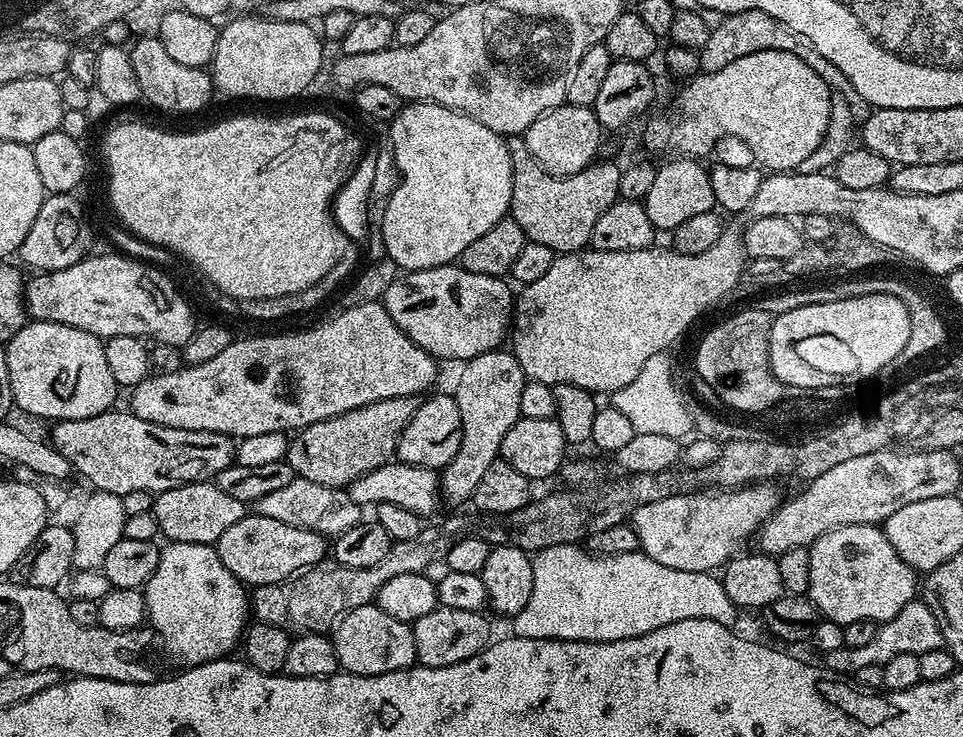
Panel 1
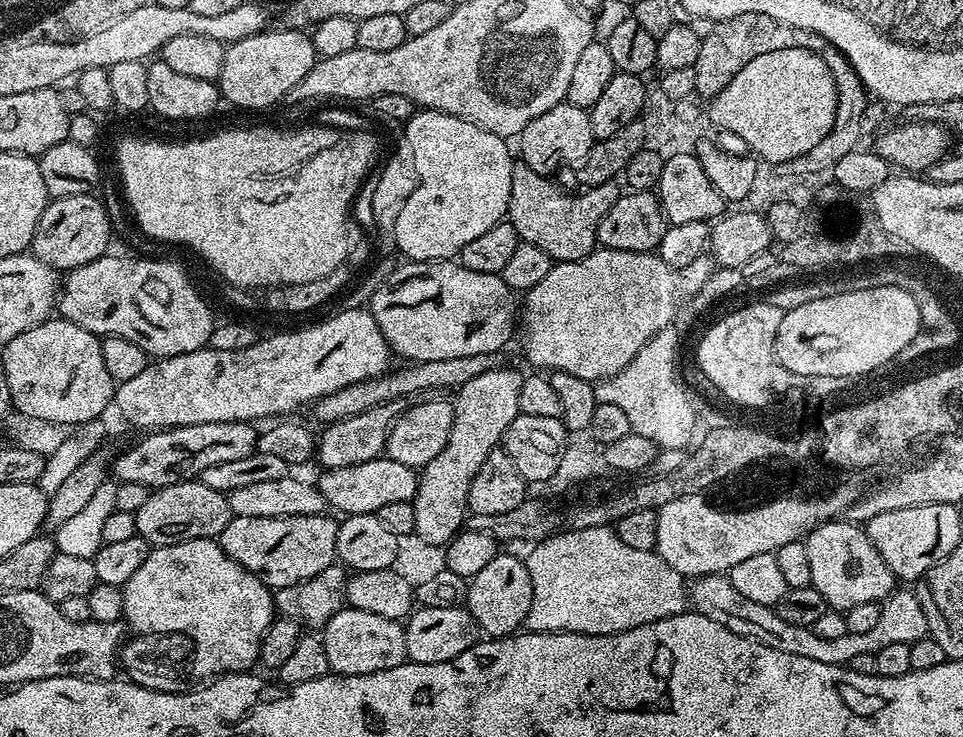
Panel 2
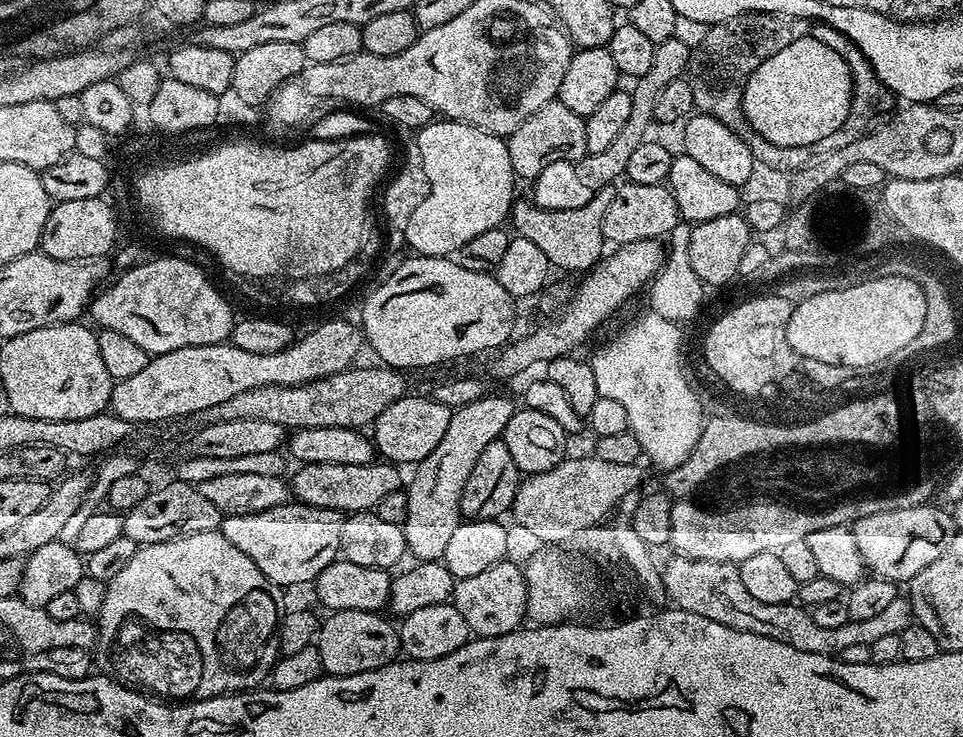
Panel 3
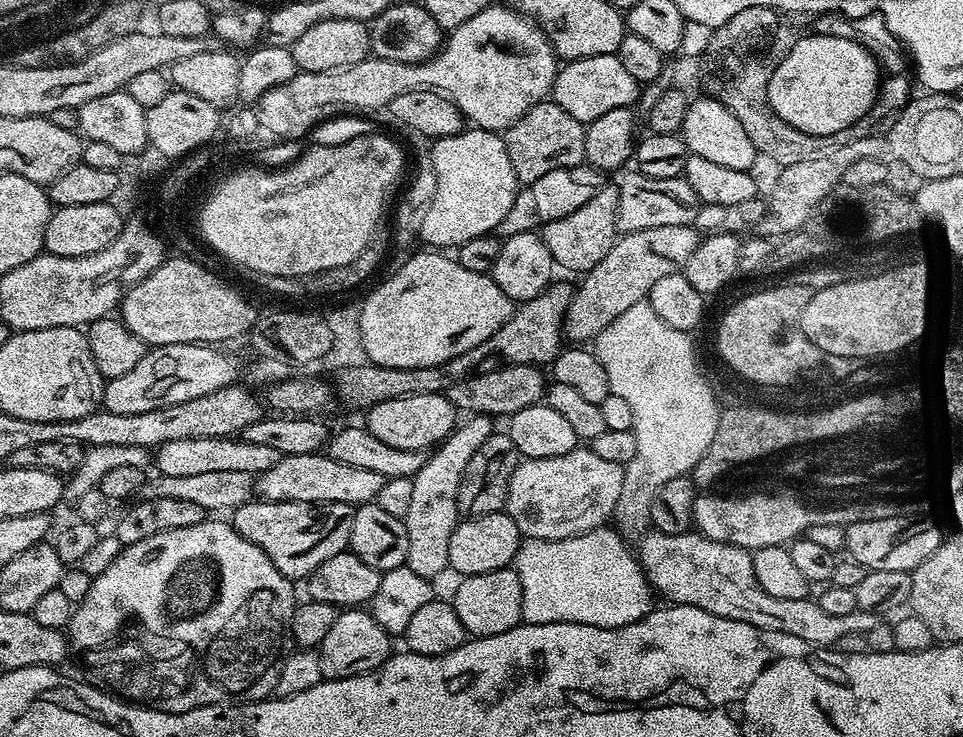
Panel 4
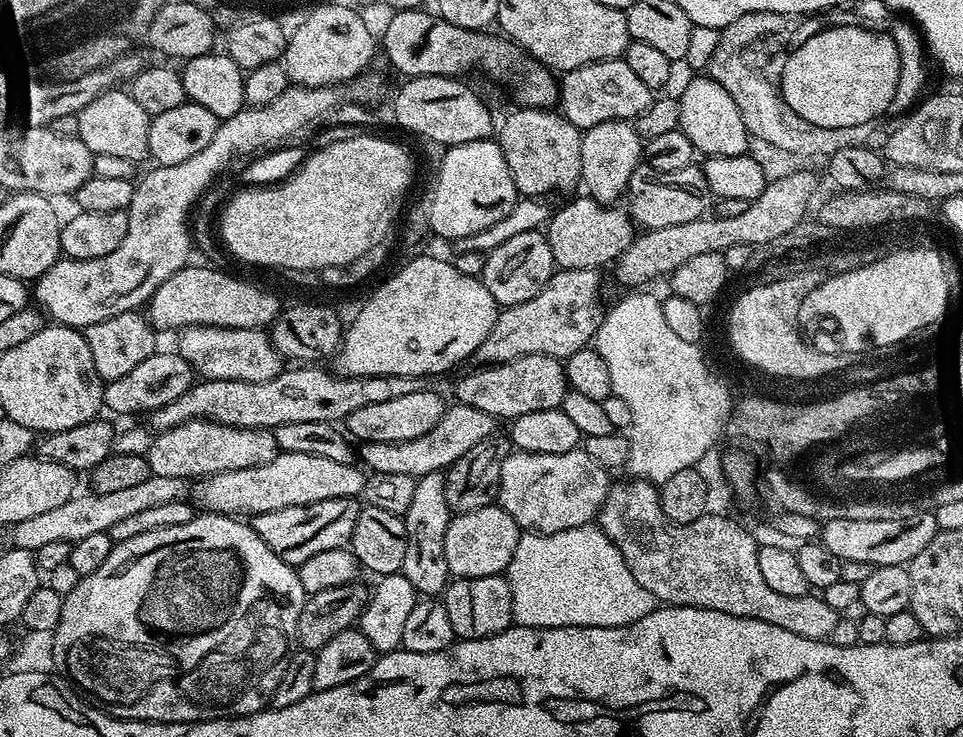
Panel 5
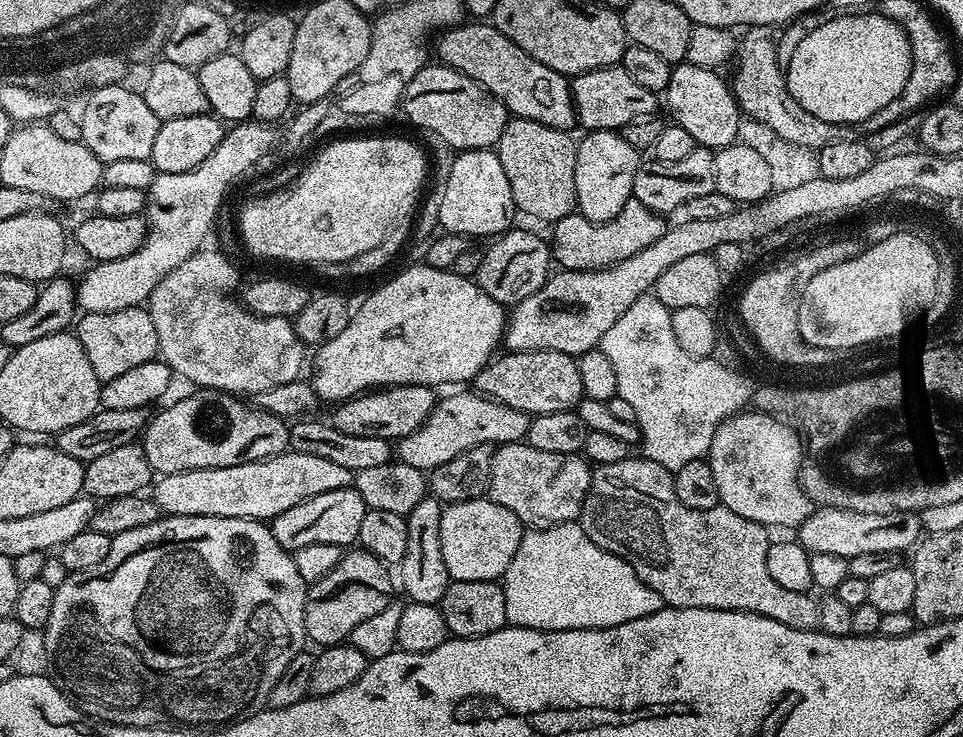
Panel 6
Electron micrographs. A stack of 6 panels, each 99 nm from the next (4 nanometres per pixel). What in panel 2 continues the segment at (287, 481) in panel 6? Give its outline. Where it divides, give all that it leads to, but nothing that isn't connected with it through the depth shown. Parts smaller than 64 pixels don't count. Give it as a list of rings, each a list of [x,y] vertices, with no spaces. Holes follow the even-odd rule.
[[[384,454],[377,460],[358,462],[354,466],[329,468],[319,474],[321,476],[320,480],[318,479],[318,487],[325,505],[329,509],[337,508],[344,516],[374,514],[389,502],[412,501],[420,481],[417,469],[402,466],[402,462],[394,462]]]

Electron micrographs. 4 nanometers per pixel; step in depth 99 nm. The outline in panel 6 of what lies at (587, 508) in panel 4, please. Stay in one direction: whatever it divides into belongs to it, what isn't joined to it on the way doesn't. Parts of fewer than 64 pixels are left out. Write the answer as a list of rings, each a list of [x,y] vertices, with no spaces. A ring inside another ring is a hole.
[[[524,440],[493,444],[488,448],[482,495],[502,502],[502,506],[510,506],[524,524],[567,521],[573,515],[576,491],[582,488],[582,468],[580,472],[576,459],[575,455],[554,454],[554,450],[538,450],[538,446]]]

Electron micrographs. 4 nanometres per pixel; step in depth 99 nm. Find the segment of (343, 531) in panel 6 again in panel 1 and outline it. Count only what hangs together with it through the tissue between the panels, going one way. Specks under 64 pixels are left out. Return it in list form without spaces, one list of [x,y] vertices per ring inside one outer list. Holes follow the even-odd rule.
[[[245,514],[238,522],[234,522],[234,526],[223,532],[222,538],[216,540],[214,547],[218,558],[222,558],[222,566],[226,566],[226,570],[230,570],[234,578],[238,578],[245,586],[255,586],[291,580],[305,568],[313,568],[319,560],[325,559],[330,544],[314,530],[302,530],[298,526],[286,526],[286,522],[278,522],[274,518]]]

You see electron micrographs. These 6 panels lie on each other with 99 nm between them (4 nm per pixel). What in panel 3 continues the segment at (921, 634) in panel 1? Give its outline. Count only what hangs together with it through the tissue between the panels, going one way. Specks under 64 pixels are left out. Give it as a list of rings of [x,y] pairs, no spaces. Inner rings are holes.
[[[673,555],[668,565],[663,565],[664,592],[675,607],[686,610],[690,614],[702,614],[702,618],[710,618],[710,622],[722,622],[722,626],[737,628],[750,634],[762,634],[766,638],[774,638],[778,642],[786,642],[794,646],[794,650],[802,650],[810,654],[836,656],[842,650],[850,650],[850,646],[873,644],[886,634],[900,634],[914,622],[912,604],[907,595],[898,594],[886,610],[882,610],[874,618],[850,620],[846,626],[838,626],[835,630],[826,630],[814,622],[811,611],[807,607],[790,604],[767,604],[753,598],[746,586],[740,581],[740,569],[737,565],[726,562],[706,562],[691,560],[685,556]]]

